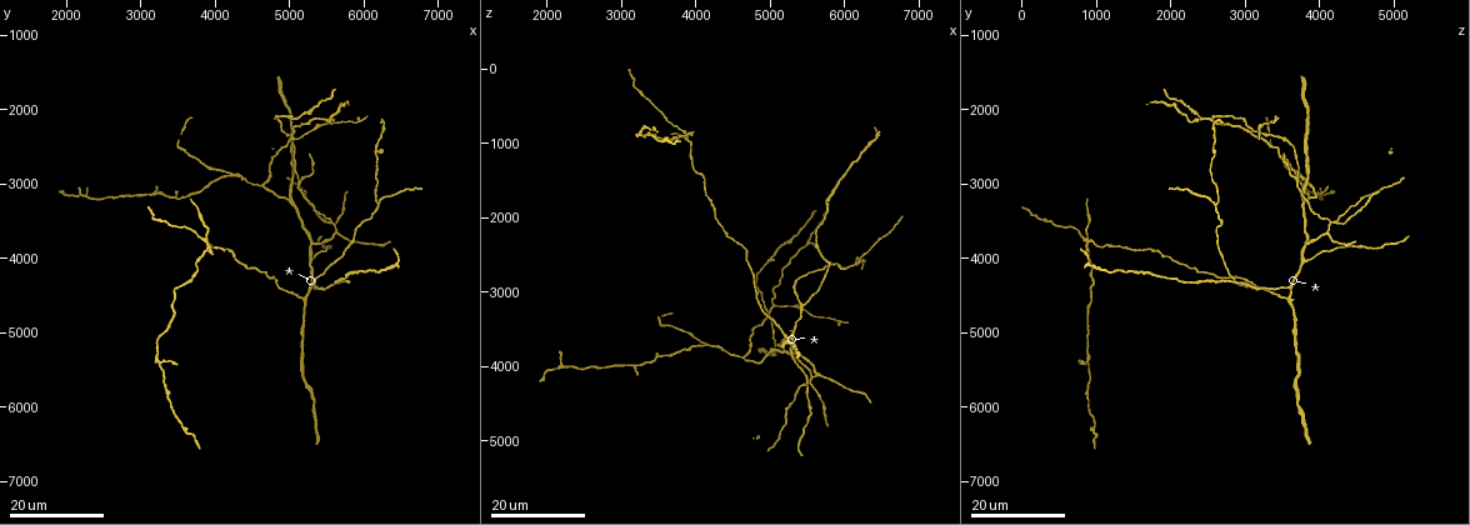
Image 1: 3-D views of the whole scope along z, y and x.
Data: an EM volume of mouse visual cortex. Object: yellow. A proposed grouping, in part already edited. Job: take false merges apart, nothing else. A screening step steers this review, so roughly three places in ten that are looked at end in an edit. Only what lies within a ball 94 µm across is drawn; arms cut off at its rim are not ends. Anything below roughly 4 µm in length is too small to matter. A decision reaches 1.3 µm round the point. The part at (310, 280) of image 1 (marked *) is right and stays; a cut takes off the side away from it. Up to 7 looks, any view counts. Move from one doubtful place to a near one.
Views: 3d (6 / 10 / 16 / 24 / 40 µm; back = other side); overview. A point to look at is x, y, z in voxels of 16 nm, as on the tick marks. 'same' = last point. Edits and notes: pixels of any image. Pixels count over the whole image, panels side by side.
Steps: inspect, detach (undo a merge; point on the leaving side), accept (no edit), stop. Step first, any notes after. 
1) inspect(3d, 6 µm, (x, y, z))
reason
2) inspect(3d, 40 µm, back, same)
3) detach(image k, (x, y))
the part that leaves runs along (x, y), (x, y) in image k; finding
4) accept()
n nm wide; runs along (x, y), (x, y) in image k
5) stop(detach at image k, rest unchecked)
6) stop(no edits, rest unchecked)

inspect(3d, 24 µm, (5000, 3200, 3850))
three arms meet

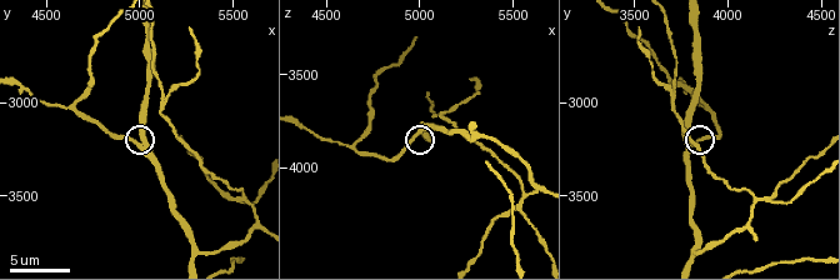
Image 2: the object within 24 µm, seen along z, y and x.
inspect(3d, 10 µm, (5000, 3220, 3780))

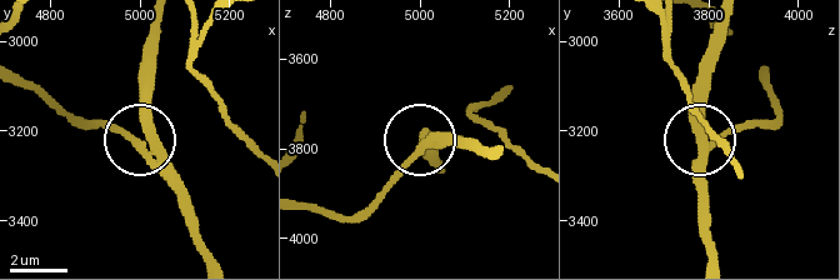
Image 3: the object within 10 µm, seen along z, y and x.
accept()
runs along (214, 259), (190, 201), (145, 151), (145, 60) in image 3; continuous, no second neuron

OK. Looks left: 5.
inspect(3d, 10 µm, (4640, 3000, 3880))
three arms meet

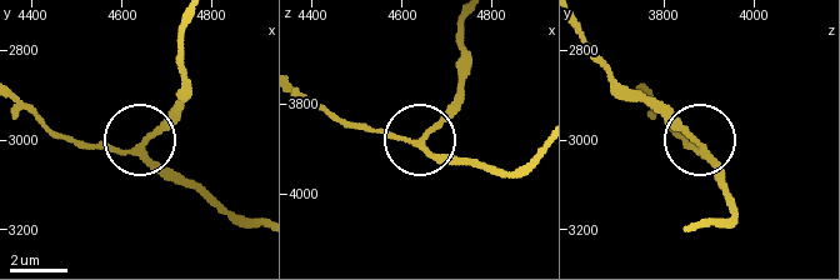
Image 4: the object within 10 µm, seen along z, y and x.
accept()
side arm 51 µm; 3 arms; continuous, no second neuron

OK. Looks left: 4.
inspect(3d, 10 µm, (5320, 3820, 3840))
three arms meet

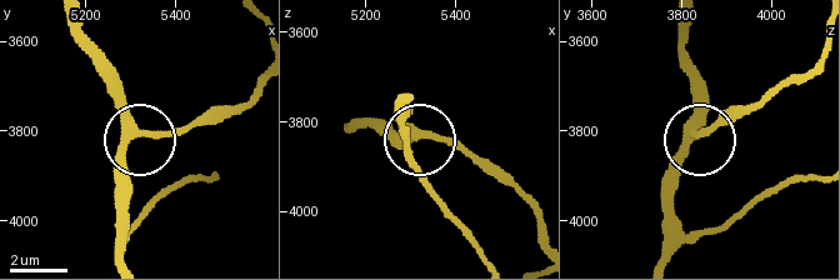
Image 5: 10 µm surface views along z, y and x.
accept()
side arm 72 µm; runs along (124, 255), (124, 155), (135, 126), (104, 79) in image 5; all the same neuron

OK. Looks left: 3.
stop(no edits, rest unchecked)

